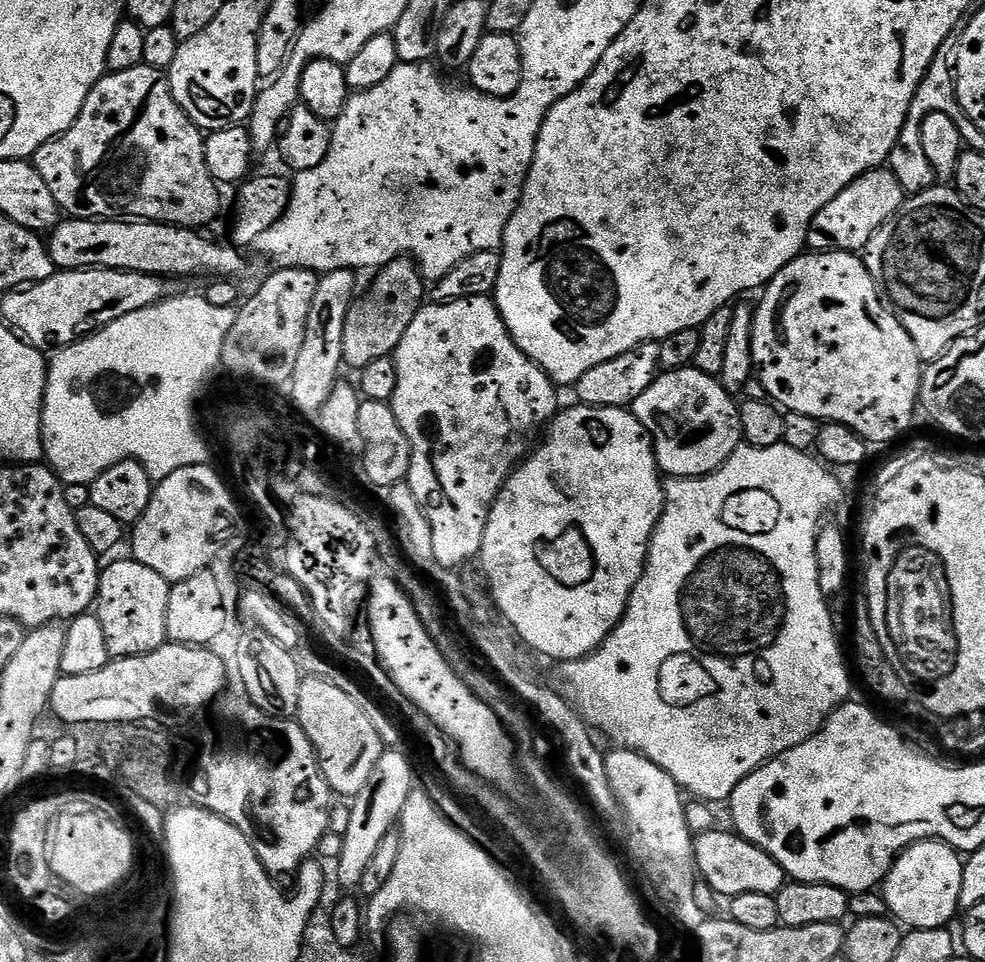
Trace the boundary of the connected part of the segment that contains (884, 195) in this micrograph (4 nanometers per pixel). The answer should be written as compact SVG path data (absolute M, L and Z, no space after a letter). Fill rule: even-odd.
M881 166L863 172L834 202L830 202L812 219L808 231L807 247L813 252L855 252L863 253L870 238L899 212L906 199L904 187L887 167Z

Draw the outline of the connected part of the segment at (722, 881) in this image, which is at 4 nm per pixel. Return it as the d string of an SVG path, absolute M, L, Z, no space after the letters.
M715 828L693 839L693 861L697 870L706 880L705 885L715 895L731 898L746 893L775 896L786 883L784 868L773 856L766 854L756 844L744 840L732 830Z

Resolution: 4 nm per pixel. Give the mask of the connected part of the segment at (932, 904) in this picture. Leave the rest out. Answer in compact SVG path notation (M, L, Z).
M919 840L905 848L892 861L892 868L882 885L882 895L889 913L908 930L951 925L956 912L961 911L964 865L961 853L942 840Z

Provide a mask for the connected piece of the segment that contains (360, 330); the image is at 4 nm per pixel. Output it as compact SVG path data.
M398 258L375 273L368 293L352 301L346 314L345 333L342 334L342 354L344 364L359 370L370 366L378 358L386 358L395 353L402 334L414 322L422 305L425 303L424 287L426 281L420 275L415 260Z

